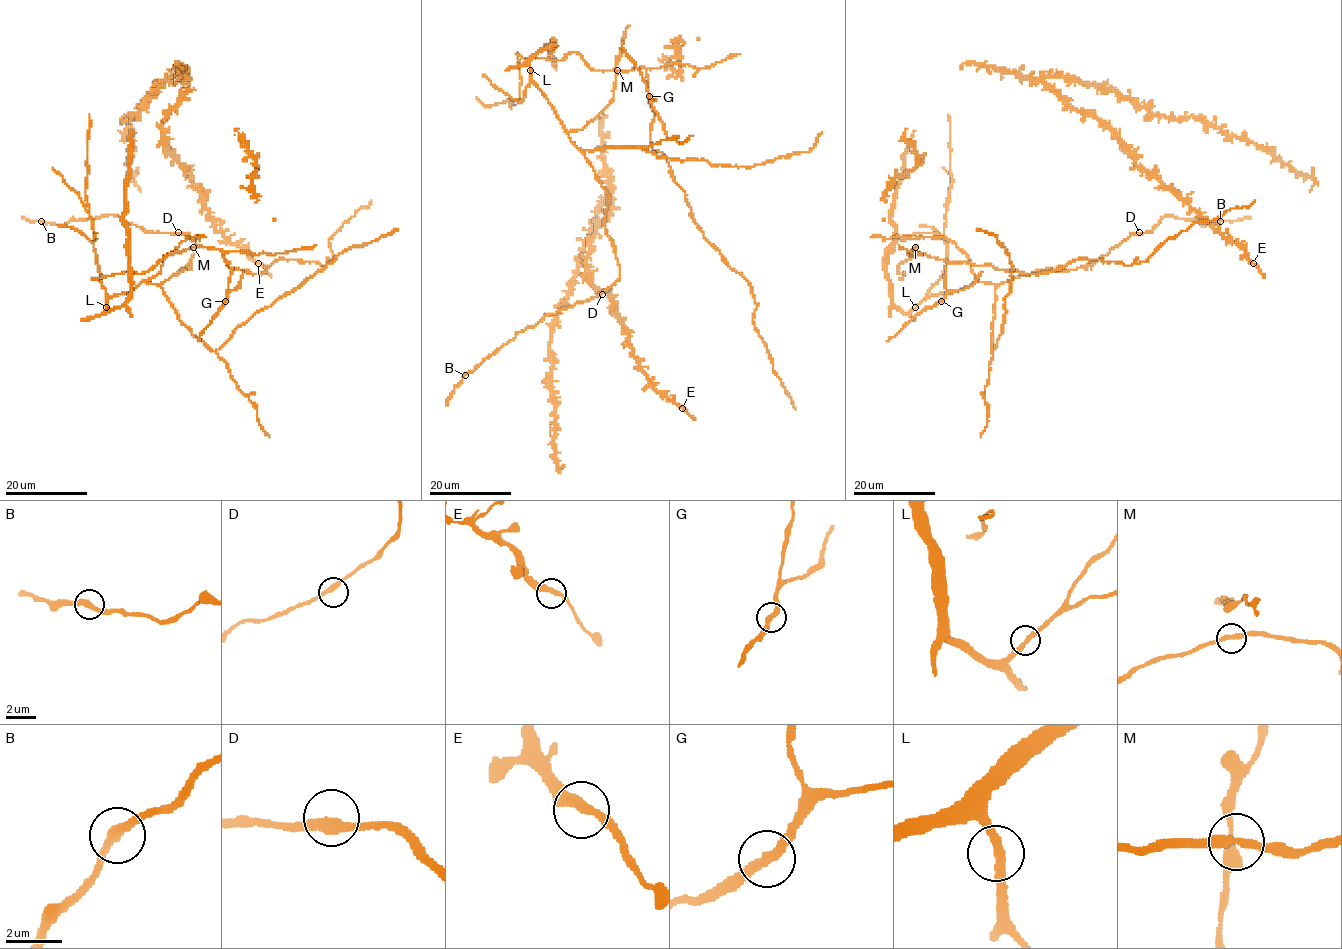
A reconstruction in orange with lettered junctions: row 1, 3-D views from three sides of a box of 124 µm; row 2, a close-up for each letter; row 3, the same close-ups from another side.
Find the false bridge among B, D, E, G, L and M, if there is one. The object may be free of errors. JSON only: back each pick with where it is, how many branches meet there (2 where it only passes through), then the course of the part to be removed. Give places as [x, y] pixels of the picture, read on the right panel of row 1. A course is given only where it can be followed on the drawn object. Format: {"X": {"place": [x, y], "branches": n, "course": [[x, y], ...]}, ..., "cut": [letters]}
{"cut": []}

